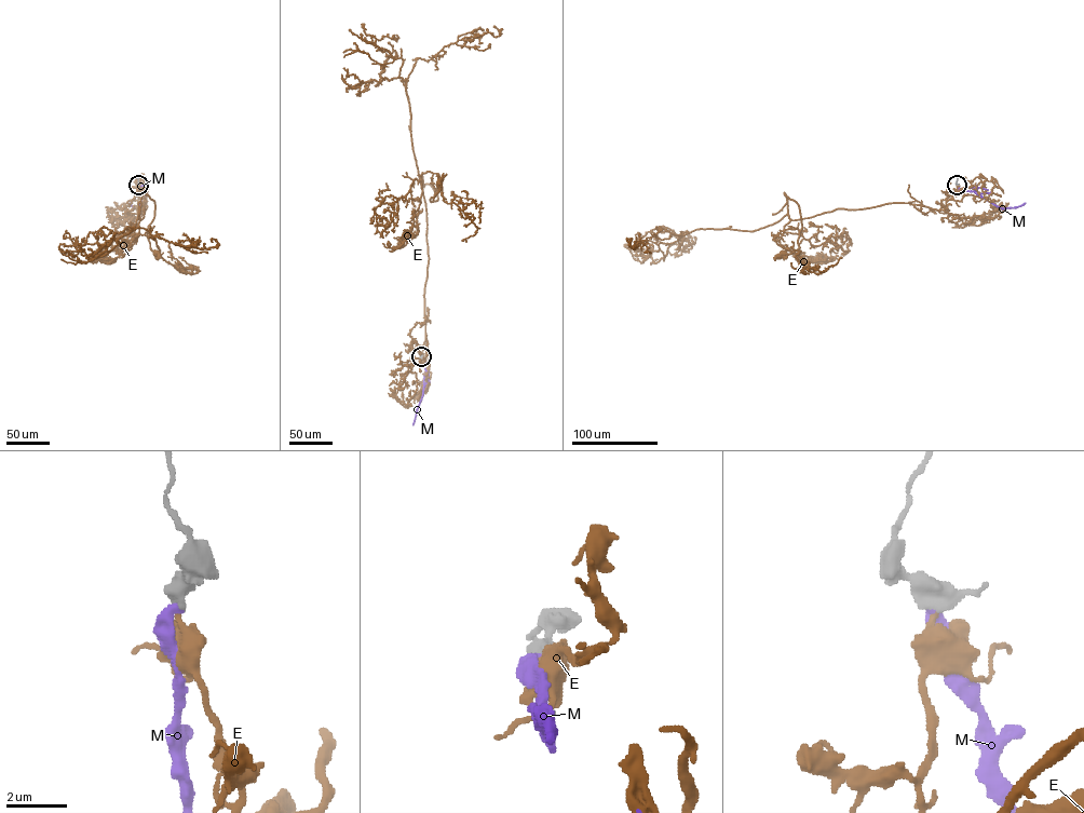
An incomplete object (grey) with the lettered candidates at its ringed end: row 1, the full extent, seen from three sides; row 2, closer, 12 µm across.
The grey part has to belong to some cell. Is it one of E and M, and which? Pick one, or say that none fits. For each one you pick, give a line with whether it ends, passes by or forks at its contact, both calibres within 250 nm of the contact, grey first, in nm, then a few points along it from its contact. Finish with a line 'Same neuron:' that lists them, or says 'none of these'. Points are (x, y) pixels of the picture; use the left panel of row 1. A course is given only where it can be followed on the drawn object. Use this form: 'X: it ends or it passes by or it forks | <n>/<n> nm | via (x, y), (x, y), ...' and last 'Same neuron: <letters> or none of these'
E: it ends | 480/300 nm | via (138, 185), (146, 208), (139, 219), (143, 192), (154, 201), (147, 236), (157, 255)
Same neuron: E

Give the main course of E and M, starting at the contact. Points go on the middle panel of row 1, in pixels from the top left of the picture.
E: (421, 357), (427, 347), (429, 260), (421, 188), (431, 186), (437, 194), (434, 201), (439, 183)
M: (421, 356), (429, 381), (412, 424)

